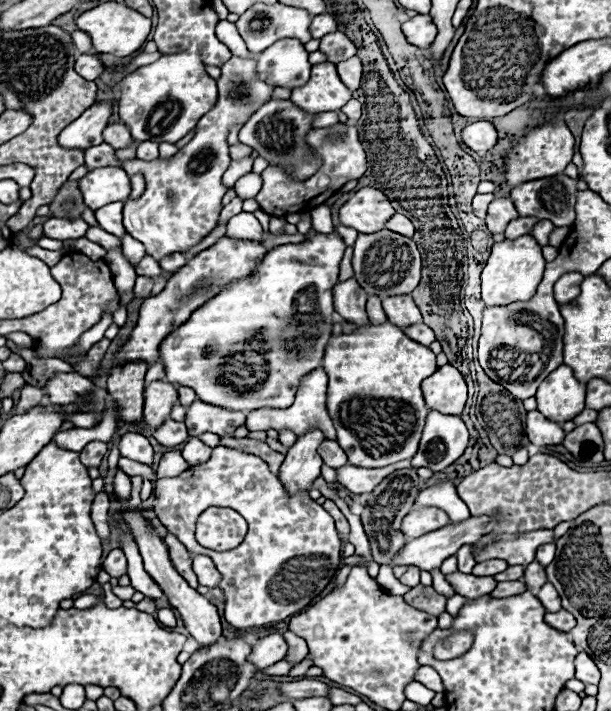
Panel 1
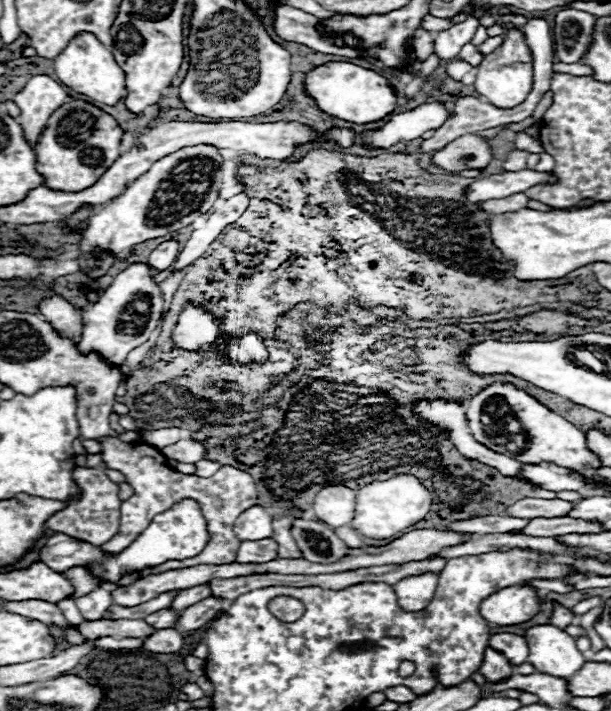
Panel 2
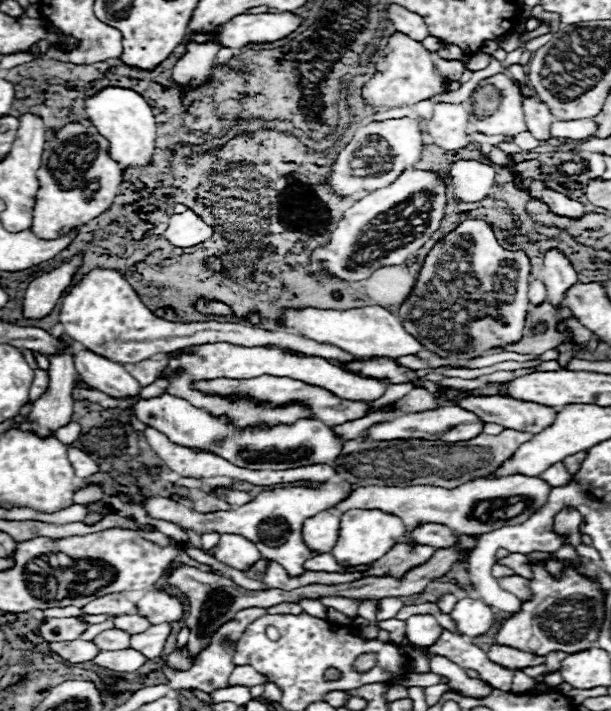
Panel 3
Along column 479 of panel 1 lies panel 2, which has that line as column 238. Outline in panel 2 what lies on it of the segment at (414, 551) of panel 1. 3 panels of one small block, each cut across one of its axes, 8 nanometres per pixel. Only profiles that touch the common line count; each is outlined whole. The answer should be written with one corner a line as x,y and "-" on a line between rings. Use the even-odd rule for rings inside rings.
252,506
242,512
234,524
238,540
262,540
272,536
272,516
262,506

